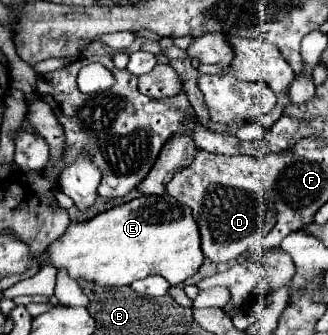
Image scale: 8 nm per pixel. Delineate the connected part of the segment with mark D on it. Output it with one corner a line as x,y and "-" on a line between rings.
199,151
195,161
169,181
167,195
191,207
193,219
199,225
205,259
213,263
225,263
251,249
273,229
275,205
271,197
267,197
267,185
271,185
271,179
265,157
225,157

